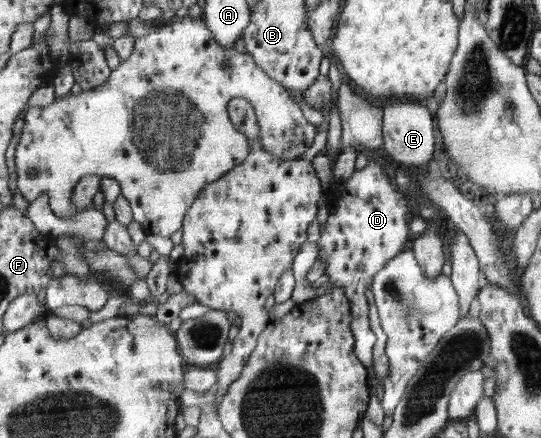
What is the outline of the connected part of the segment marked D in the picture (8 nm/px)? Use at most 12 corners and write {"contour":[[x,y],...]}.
{"contour":[[370,161],[317,241],[345,287],[355,352],[374,365],[367,291],[409,248],[410,205]]}

